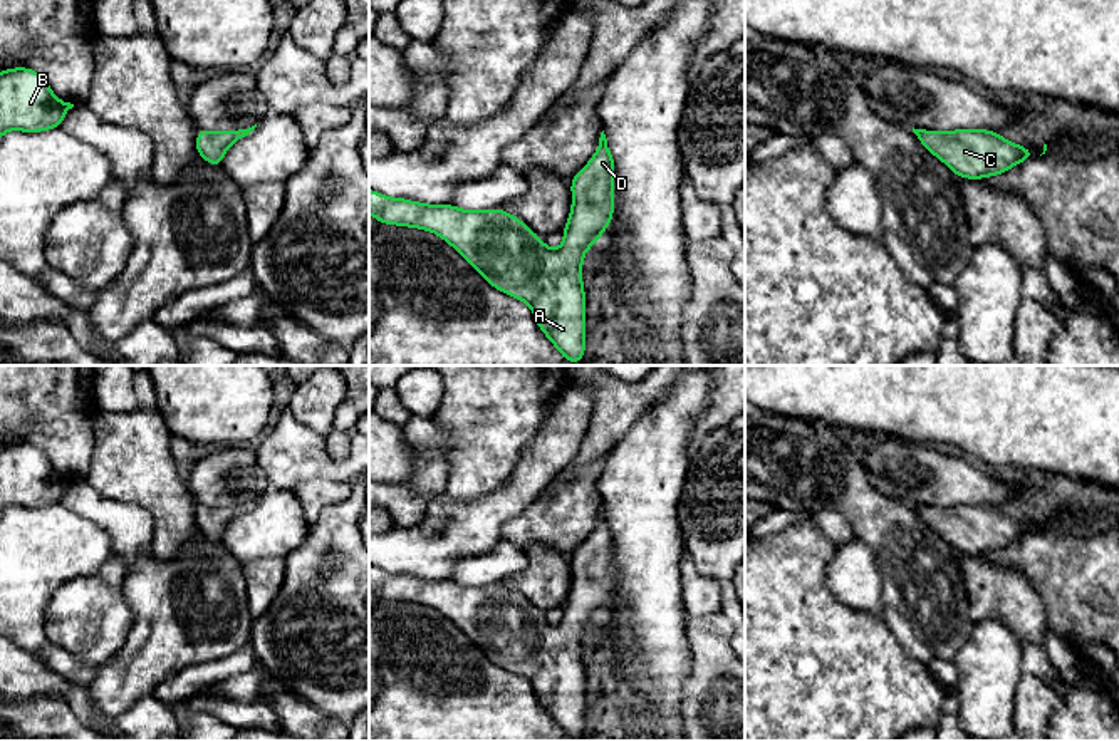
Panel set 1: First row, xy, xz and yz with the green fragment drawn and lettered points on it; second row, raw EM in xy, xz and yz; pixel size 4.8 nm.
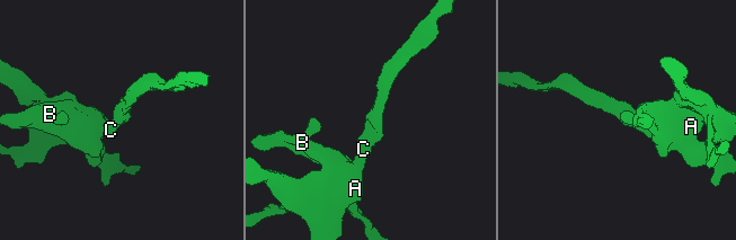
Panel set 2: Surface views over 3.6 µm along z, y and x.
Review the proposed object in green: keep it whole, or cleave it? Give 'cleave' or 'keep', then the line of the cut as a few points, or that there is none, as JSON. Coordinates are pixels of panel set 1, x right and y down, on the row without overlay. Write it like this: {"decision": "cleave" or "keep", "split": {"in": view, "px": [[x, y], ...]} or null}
{"decision": "keep", "split": null}

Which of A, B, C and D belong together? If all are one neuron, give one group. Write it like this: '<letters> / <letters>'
A B C D

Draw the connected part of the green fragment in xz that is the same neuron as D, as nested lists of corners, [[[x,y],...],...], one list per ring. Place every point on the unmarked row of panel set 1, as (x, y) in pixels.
[[[604,506],[591,536],[572,553],[572,585],[564,604],[564,619],[550,625],[523,597],[502,583],[460,585],[455,580],[426,580],[388,573],[369,565],[369,588],[386,600],[411,602],[436,609],[450,619],[497,666],[530,681],[540,706],[570,739],[586,728],[586,667],[582,635],[611,600],[614,588],[614,533]]]

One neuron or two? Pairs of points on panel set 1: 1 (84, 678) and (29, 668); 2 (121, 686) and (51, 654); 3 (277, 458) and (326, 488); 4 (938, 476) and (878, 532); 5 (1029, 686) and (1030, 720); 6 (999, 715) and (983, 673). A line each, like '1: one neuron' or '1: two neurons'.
1: two neurons
2: two neurons
3: two neurons
4: two neurons
5: one neuron
6: one neuron

